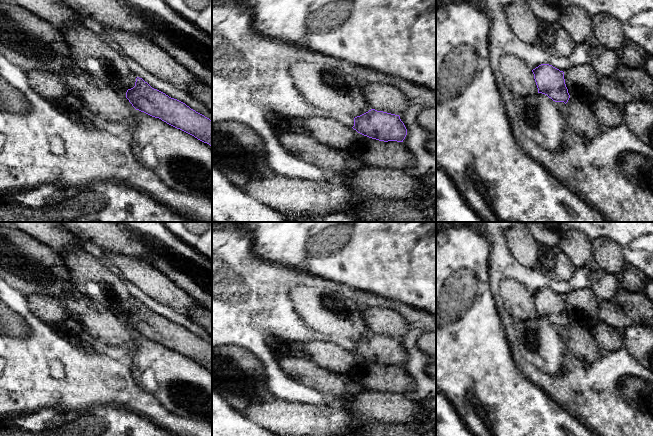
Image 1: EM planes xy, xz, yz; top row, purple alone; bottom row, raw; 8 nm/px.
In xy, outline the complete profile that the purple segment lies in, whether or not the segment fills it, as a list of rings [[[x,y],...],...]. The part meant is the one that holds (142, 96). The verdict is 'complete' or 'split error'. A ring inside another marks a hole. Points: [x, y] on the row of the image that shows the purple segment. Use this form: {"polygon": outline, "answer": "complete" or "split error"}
{"polygon": [[[136,78],[135,86],[127,90],[126,98],[136,110],[159,118],[212,145],[212,121],[209,118],[191,109],[185,103],[152,88],[142,78]]], "answer": "complete"}

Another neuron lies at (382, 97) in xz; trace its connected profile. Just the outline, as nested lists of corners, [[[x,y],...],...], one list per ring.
[[[363,83],[363,94],[372,109],[400,115],[407,109],[405,95],[396,87],[388,84]]]

